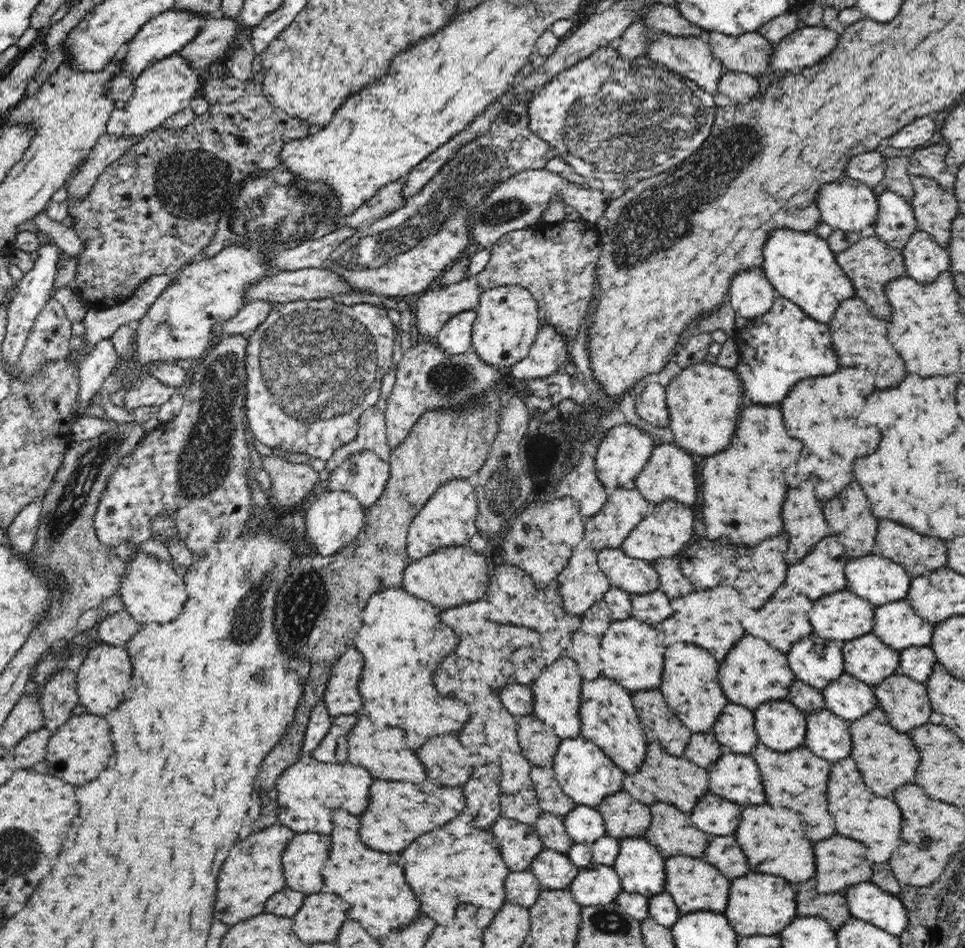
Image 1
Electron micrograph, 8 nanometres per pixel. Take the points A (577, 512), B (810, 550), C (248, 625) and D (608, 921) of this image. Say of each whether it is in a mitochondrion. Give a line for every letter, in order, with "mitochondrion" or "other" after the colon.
A: other
B: other
C: mitochondrion
D: mitochondrion

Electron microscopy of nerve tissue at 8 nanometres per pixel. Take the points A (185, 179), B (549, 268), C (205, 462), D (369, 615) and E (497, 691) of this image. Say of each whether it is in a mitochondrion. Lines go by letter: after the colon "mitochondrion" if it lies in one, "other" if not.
A: mitochondrion
B: other
C: mitochondrion
D: other
E: other

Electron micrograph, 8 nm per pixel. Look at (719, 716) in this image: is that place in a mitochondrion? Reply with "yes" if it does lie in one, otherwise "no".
no

